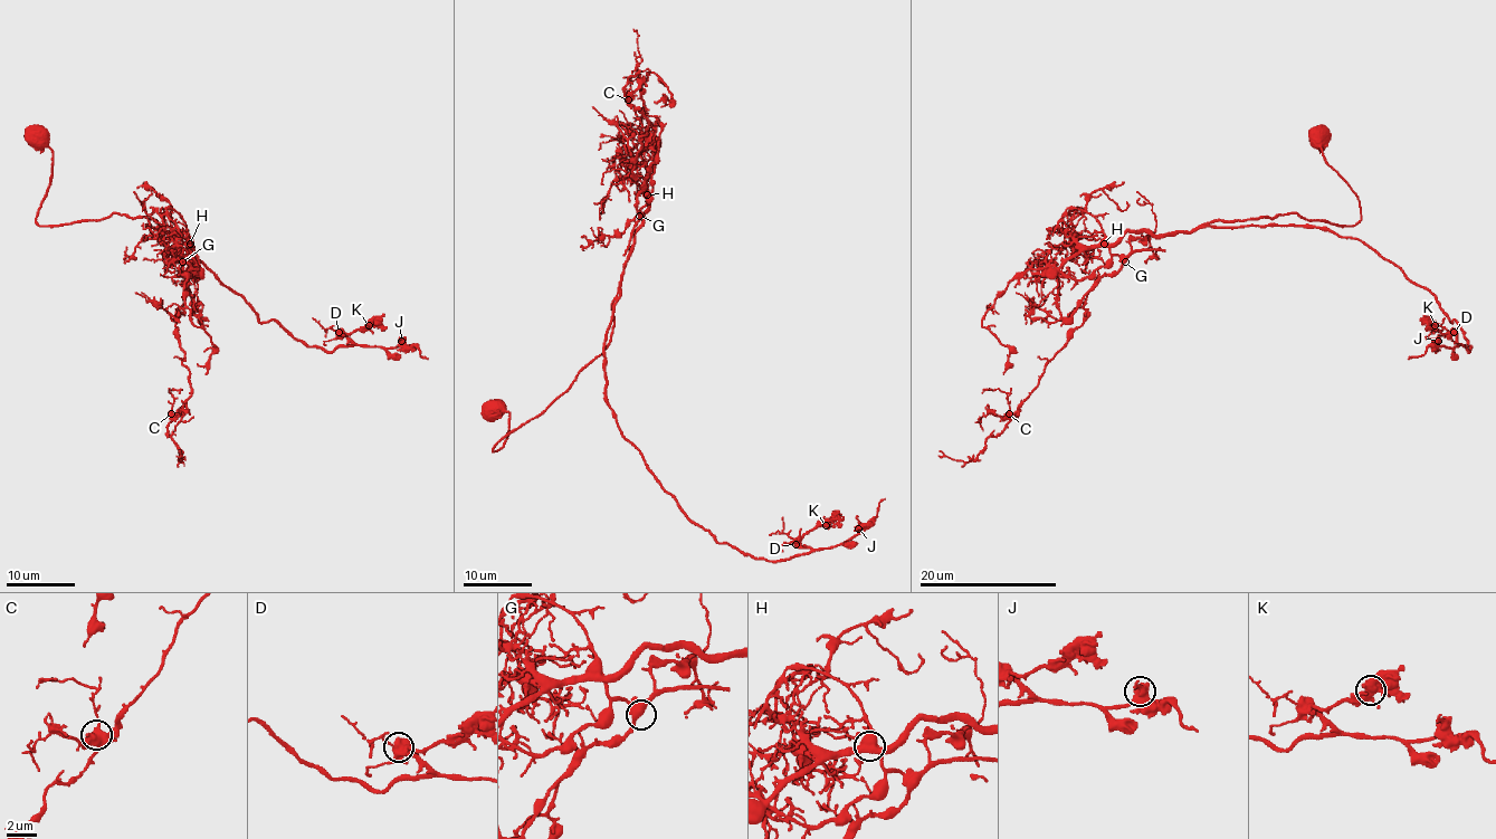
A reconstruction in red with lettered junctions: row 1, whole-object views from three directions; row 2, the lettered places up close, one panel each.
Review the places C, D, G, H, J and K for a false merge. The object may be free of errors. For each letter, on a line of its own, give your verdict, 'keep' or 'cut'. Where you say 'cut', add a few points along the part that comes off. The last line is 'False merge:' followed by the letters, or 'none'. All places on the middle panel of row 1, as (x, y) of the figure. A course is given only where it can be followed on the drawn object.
C: keep
D: keep
G: keep
H: cut | (646, 196), (639, 212), (636, 196), (642, 178), (632, 173), (648, 120), (625, 96), (636, 72), (636, 29)
J: keep
K: keep
False merge: H

